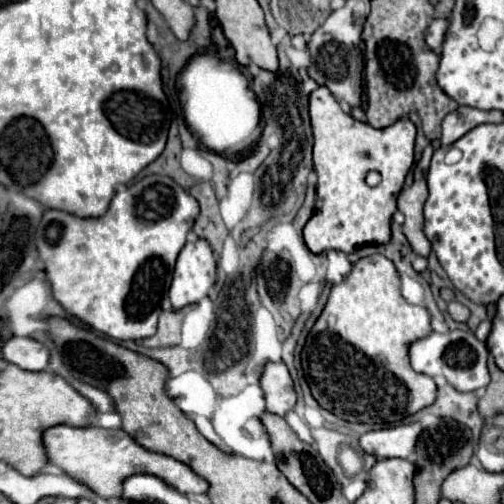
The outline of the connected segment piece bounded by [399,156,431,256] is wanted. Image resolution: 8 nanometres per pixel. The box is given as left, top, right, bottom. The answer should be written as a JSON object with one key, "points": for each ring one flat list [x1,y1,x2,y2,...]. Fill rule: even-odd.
{"points":[[423,156,415,166,413,186,403,188,399,194,399,212,405,216,403,232,405,232,411,248,419,256,429,256,429,252,431,252,429,240,425,238,425,232,423,232,423,206,425,206,425,198,429,196,425,166,429,166,427,156]]}

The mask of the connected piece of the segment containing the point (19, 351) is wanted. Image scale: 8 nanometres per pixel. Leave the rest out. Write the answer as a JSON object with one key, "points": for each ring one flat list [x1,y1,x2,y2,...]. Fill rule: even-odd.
{"points":[[11,338,3,346,3,360,23,368,23,370,47,370,49,368,49,348,33,338]]}

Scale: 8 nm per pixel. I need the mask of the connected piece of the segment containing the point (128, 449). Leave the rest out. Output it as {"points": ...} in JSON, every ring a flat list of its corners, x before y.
{"points":[[53,426,43,432,43,444,47,448,49,462,63,468,71,478,87,484,93,492,103,498,117,498,121,496,121,482,133,474,153,474,163,478,167,484,177,488,183,494,207,494,209,482,205,478,197,478,193,470,185,462,177,462,165,454,153,454,143,446,137,446,125,430,105,430,97,426,89,428,73,428,73,426]]}

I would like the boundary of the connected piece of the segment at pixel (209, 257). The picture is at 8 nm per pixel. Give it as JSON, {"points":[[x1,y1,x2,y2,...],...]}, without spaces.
{"points":[[207,240,187,242,179,252,173,282,169,288,169,300,173,310,181,310,189,304,203,300,217,280,217,264]]}

